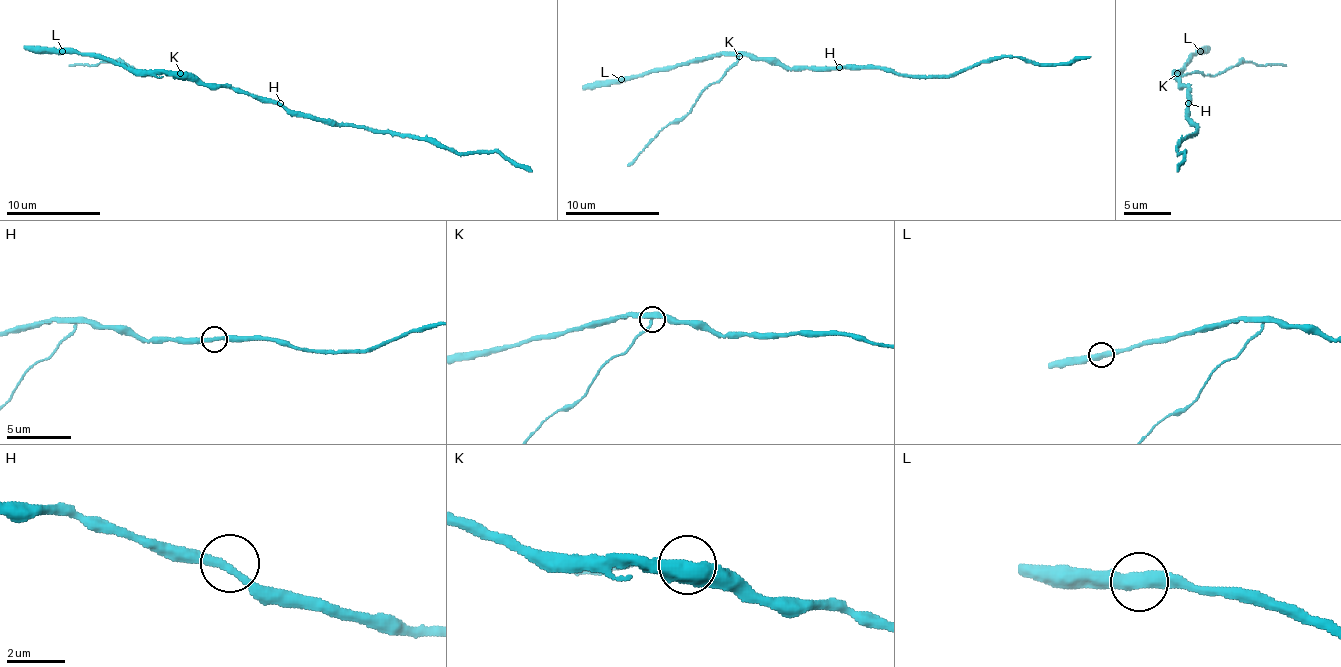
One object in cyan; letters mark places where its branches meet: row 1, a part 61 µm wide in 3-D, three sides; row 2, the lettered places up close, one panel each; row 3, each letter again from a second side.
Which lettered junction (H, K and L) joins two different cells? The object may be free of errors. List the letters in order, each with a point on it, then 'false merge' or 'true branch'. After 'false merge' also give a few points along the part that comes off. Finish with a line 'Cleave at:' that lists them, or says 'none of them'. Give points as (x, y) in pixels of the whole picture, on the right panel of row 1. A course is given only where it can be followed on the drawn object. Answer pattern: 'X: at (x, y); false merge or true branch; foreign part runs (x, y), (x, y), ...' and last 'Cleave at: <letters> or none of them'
H: at (1188, 103); true branch
K: at (1177, 73); false merge; foreign part runs (1176, 72), (1221, 74), (1240, 63), (1286, 65)
L: at (1200, 51); true branch
Cleave at: K

